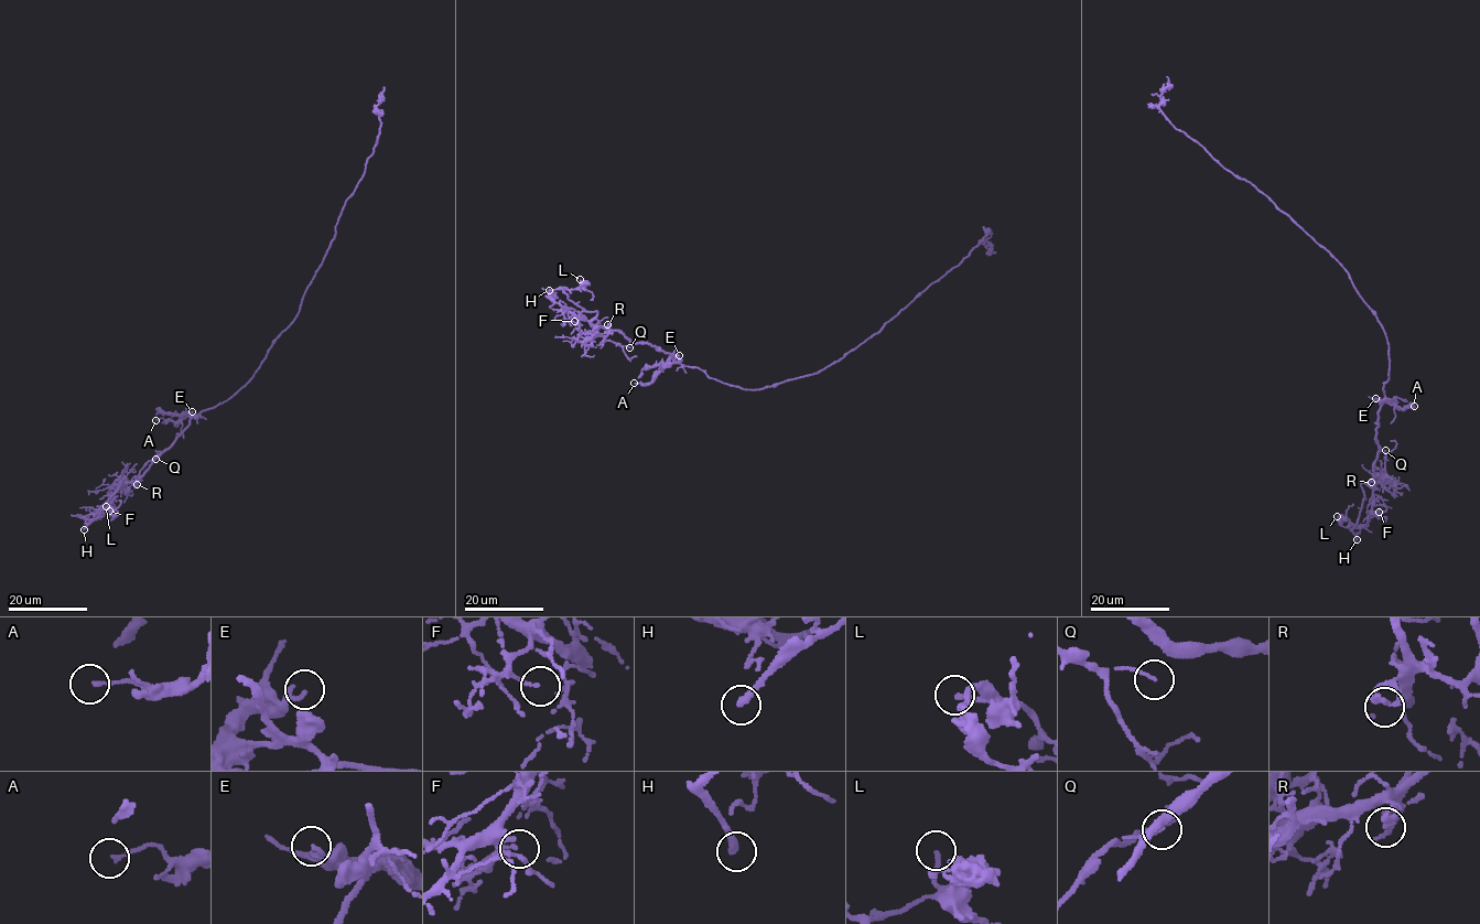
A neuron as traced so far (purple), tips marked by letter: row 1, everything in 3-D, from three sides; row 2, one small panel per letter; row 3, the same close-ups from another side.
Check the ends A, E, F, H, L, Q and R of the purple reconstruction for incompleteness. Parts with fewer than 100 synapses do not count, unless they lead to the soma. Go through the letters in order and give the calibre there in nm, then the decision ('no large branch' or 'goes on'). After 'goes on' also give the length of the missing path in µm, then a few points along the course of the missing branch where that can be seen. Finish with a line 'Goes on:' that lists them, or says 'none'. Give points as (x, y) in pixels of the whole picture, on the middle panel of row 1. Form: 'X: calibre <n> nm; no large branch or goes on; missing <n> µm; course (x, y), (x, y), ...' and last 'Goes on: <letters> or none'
A: calibre 130 nm; no large branch
E: calibre 220 nm; no large branch
F: calibre 110 nm; no large branch
H: calibre 280 nm; goes on; missing 15 µm; course (549, 290), (512, 293), (509, 289)
L: calibre 180 nm; no large branch
Q: calibre 80 nm; no large branch
R: calibre 280 nm; no large branch
Goes on: H

